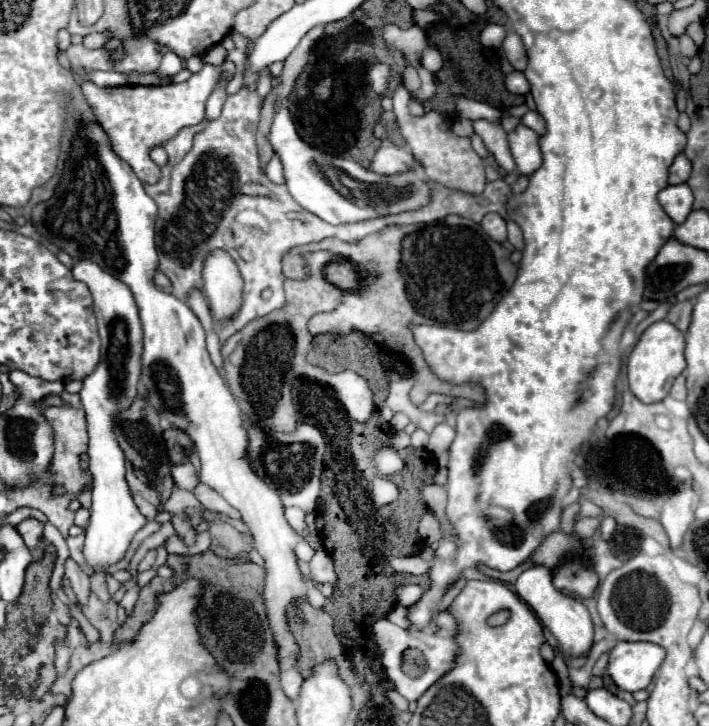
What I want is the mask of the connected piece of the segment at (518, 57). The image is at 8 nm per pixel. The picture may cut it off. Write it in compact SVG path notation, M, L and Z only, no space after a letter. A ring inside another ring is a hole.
M508 30L506 38L504 38L504 44L502 44L502 50L504 54L508 56L510 64L516 68L516 70L524 70L526 64L528 64L528 56L526 56L526 48L520 40L520 36L514 32L514 30Z

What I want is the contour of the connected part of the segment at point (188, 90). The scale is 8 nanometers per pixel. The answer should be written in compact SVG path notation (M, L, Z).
M224 60L220 66L204 64L204 68L192 74L190 80L182 84L168 86L114 86L100 88L96 84L84 84L82 92L102 128L112 140L114 152L126 160L136 176L146 184L156 184L160 180L160 168L152 162L150 150L162 146L186 126L200 124L204 120L204 106L220 78L232 80L236 66L232 60Z

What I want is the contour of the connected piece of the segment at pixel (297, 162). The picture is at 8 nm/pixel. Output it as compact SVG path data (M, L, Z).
M276 102L274 112L276 114L274 114L268 140L284 166L284 180L288 192L304 210L320 216L330 224L342 224L342 222L358 222L376 216L416 210L428 204L430 188L424 180L422 170L404 172L400 176L376 174L372 170L362 168L354 160L328 154L304 142L298 136L290 110L284 102Z

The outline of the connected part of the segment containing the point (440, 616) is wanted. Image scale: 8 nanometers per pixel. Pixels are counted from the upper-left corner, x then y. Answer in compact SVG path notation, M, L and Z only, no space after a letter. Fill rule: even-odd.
M450 610L434 612L434 618L432 620L442 628L442 632L446 632L450 636L458 636L458 624L456 624L456 618L452 618Z

